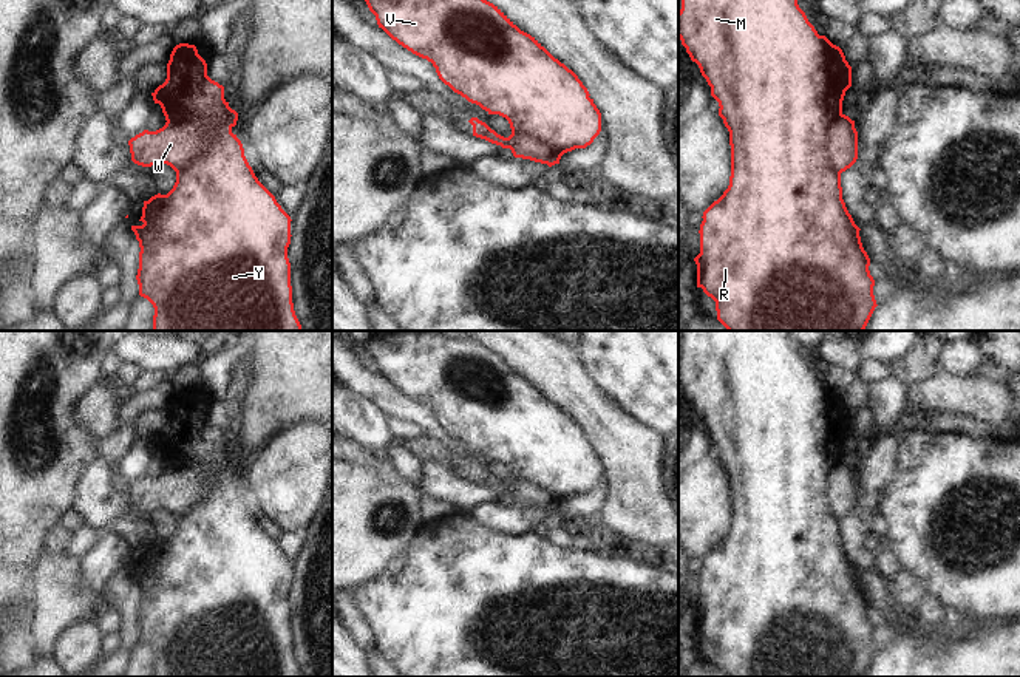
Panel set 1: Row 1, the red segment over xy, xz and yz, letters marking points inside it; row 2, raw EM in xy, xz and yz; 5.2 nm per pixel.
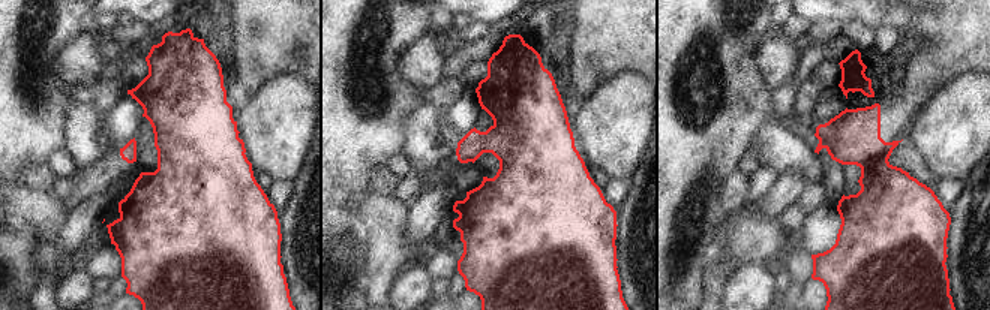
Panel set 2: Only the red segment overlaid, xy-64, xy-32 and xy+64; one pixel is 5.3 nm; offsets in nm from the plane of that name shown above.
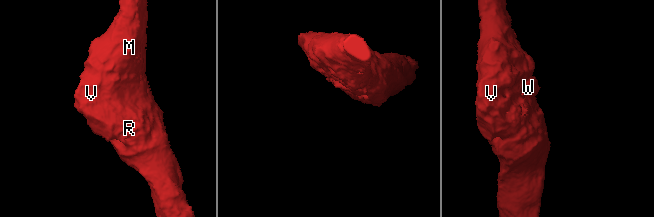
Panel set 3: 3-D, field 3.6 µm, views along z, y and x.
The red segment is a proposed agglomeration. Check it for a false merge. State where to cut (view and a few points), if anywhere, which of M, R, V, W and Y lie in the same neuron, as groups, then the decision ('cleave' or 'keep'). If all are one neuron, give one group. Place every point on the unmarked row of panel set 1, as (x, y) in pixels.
cut in xy along (167, 466), (189, 469), (198, 481), (197, 498), (176, 518); M R V Y / W; cleave

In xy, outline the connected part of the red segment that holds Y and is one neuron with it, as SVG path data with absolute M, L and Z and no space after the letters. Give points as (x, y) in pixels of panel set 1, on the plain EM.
M179 390L173 394L167 410L167 425L153 439L155 450L159 450L165 467L190 468L199 481L199 493L195 502L176 518L176 529L167 541L155 541L144 547L142 572L131 572L131 577L139 587L139 615L138 631L139 641L147 645L153 654L153 677L301 677L301 671L295 662L292 649L291 632L291 609L287 604L287 594L291 590L291 563L281 555L275 543L258 527L252 513L249 512L241 487L232 479L236 471L238 459L229 453L224 445L224 433L207 422L207 410L198 400L195 391Z

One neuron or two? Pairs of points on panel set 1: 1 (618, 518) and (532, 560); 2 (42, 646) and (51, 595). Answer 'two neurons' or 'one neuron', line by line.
1: two neurons
2: one neuron

